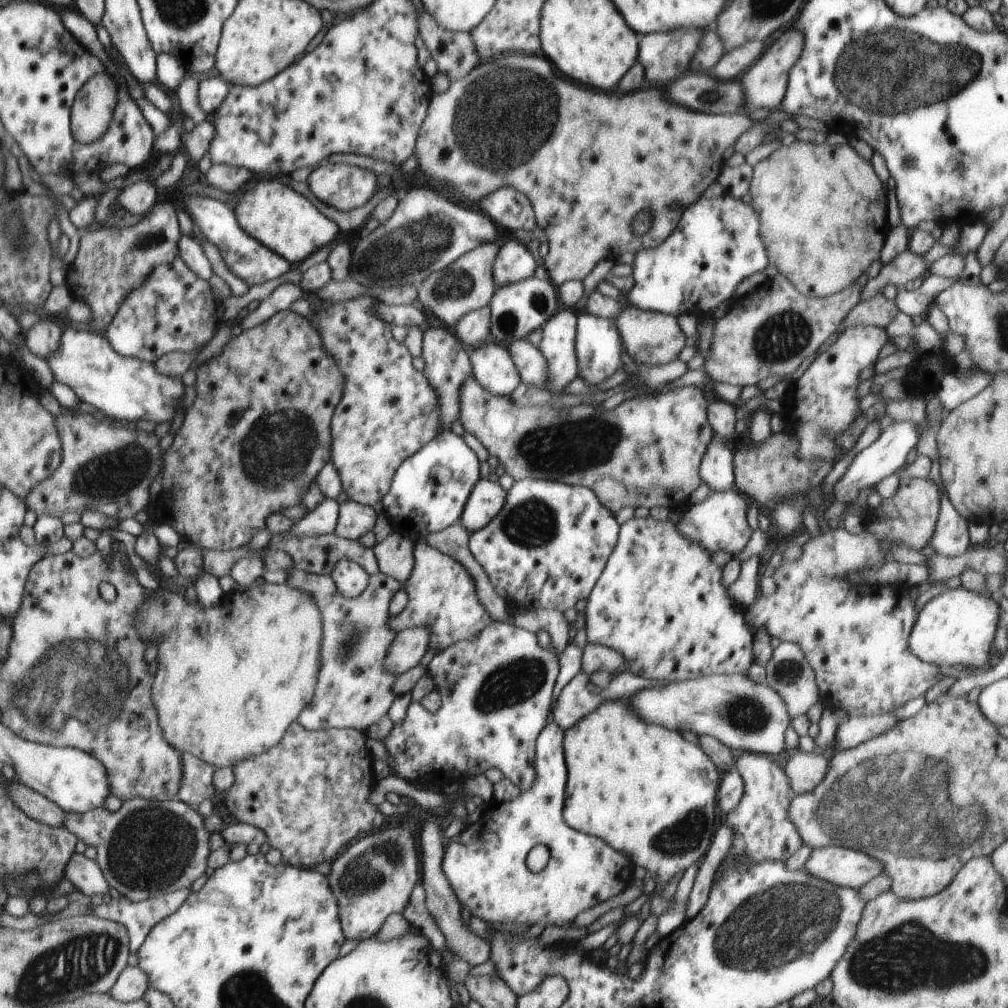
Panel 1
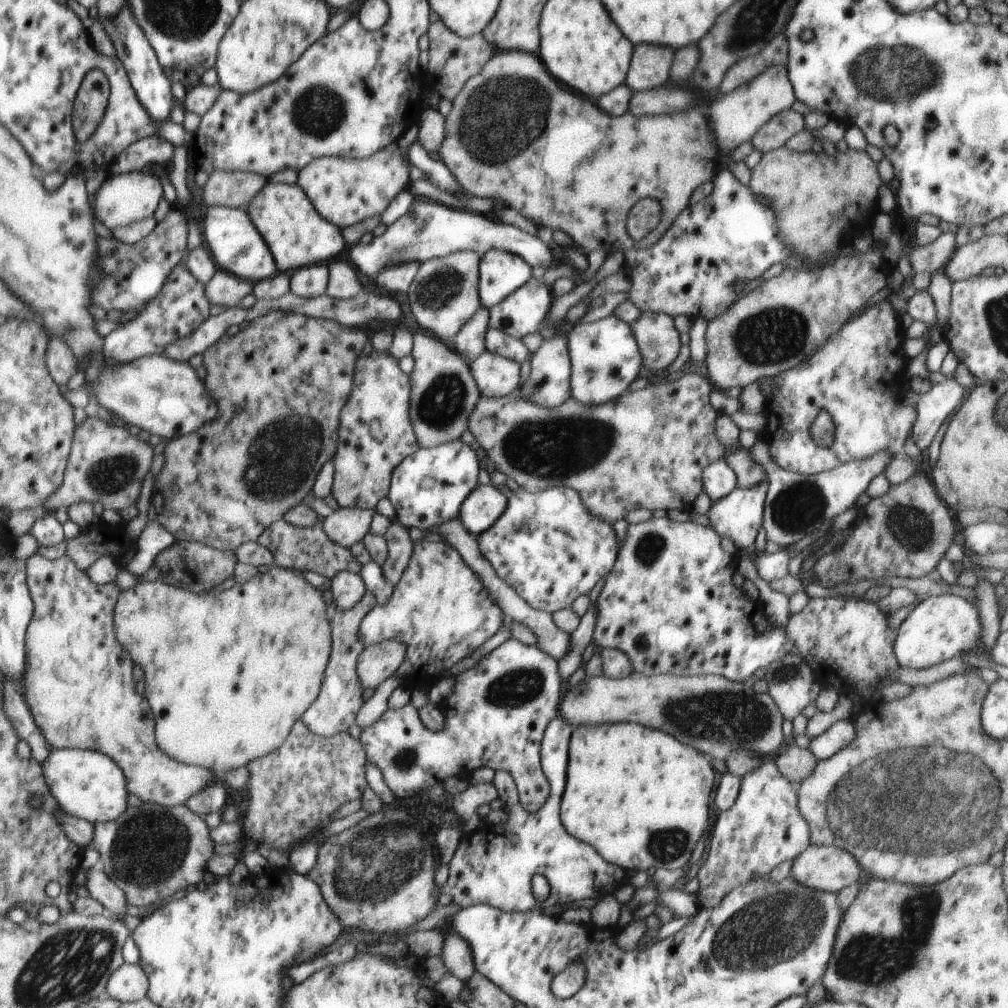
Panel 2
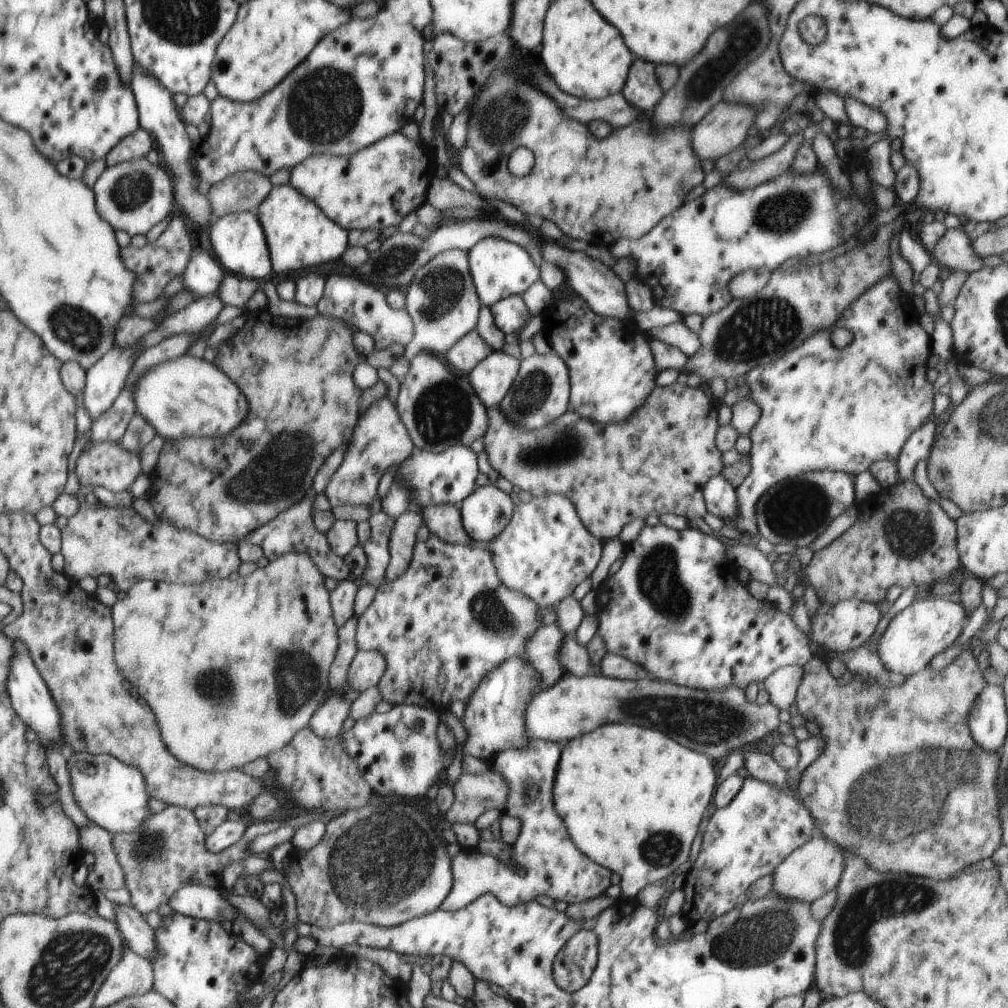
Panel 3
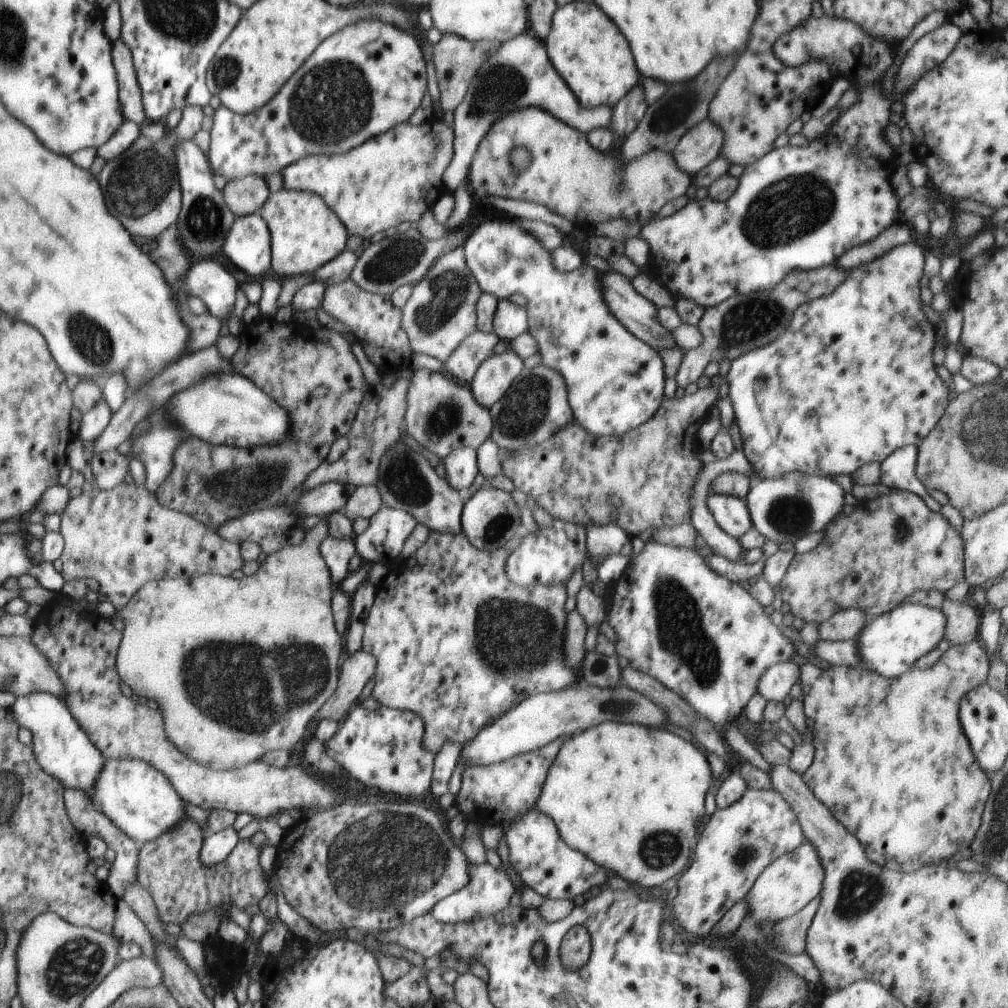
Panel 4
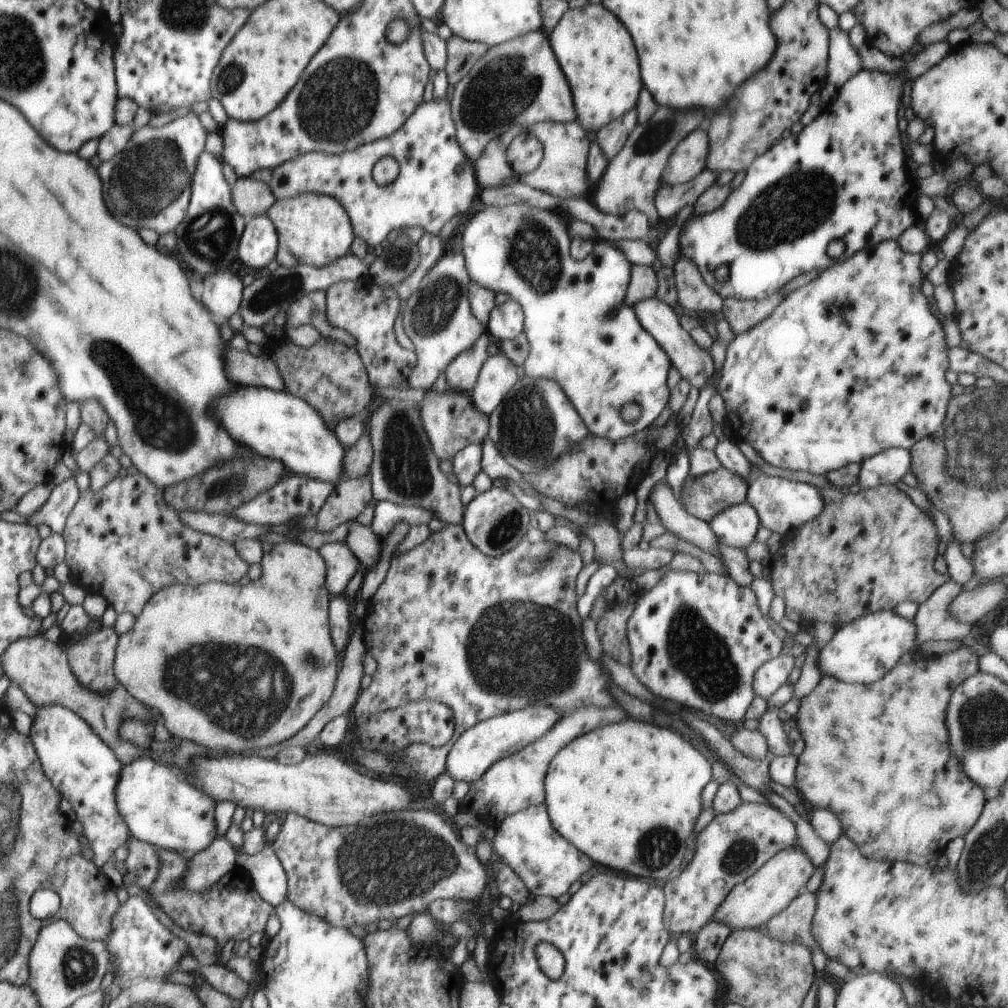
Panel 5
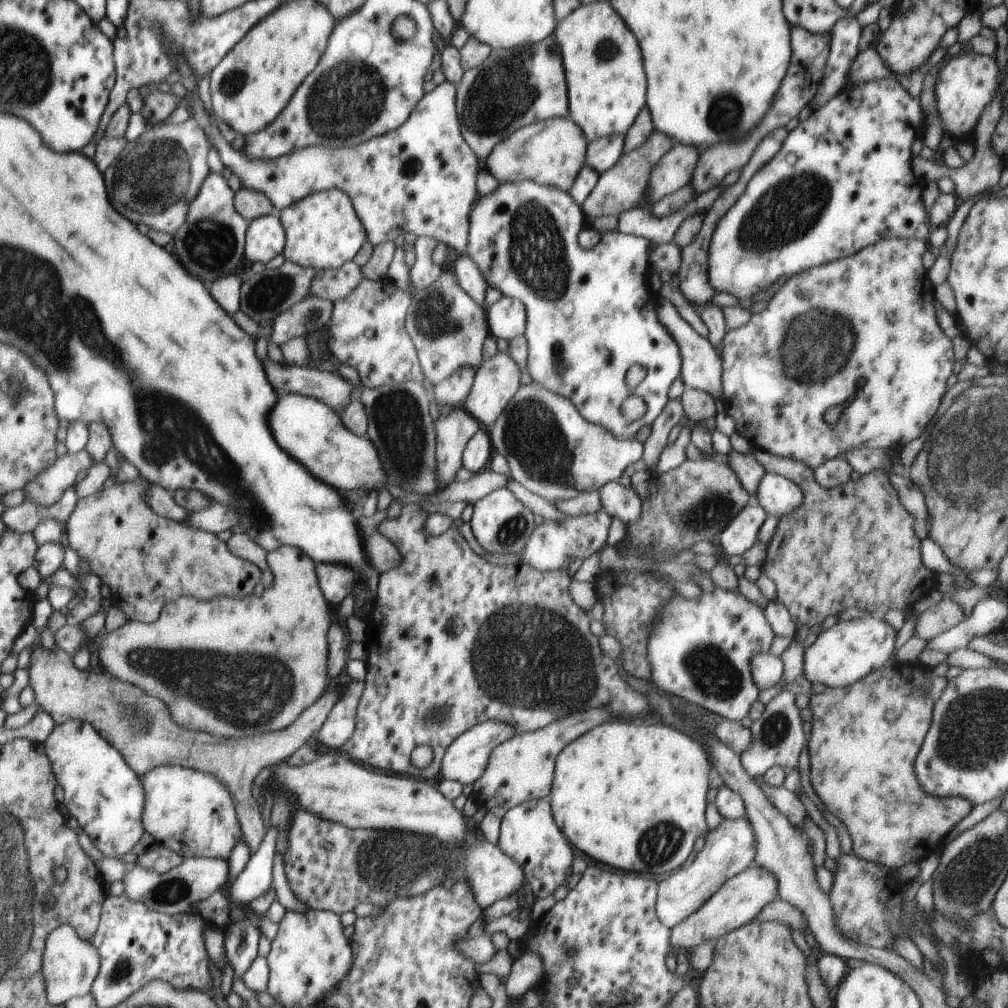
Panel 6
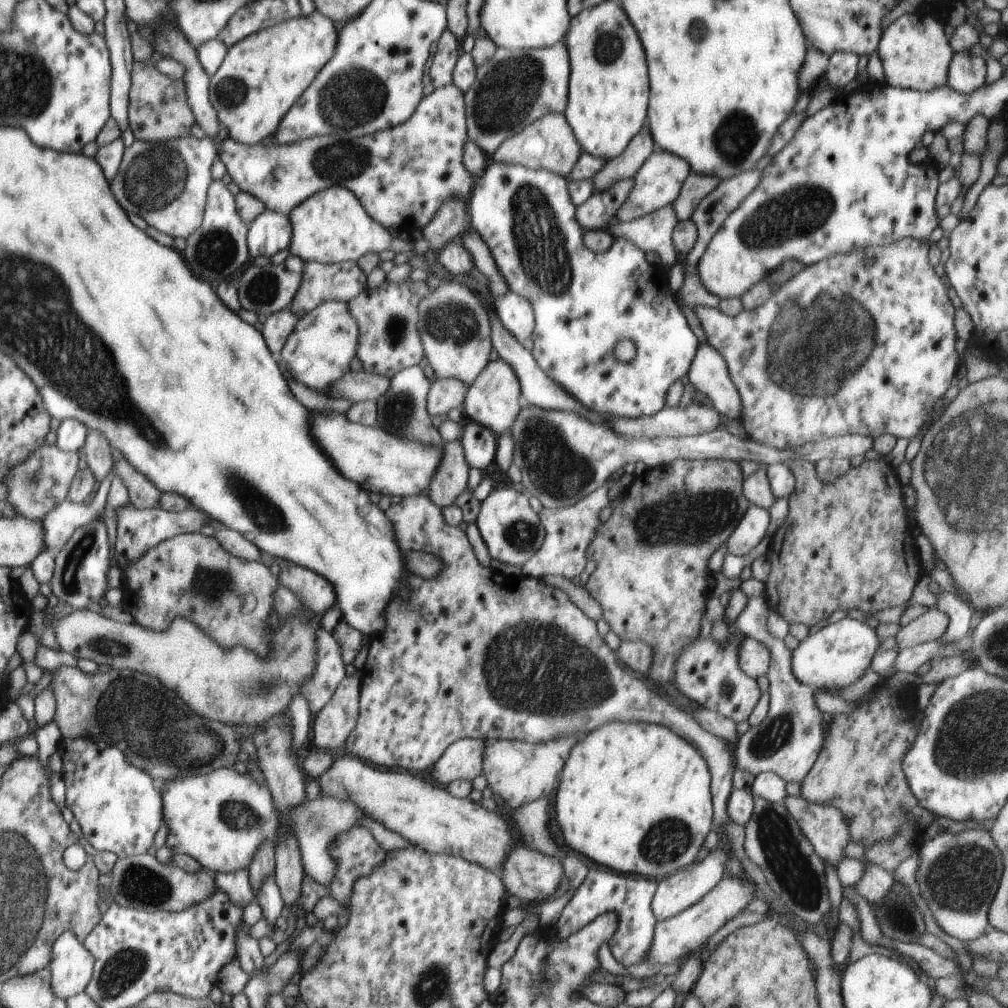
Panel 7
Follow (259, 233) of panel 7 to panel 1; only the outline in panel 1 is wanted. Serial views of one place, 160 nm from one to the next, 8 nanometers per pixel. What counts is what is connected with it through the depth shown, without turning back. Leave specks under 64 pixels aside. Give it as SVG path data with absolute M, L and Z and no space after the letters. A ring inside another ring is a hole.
M198 194L182 196L183 199L181 199L179 204L188 209L191 219L198 224L201 233L207 240L217 246L217 249L220 250L222 260L224 260L230 272L232 272L234 276L241 278L249 287L254 284L270 282L270 280L274 280L274 278L286 274L286 272L293 268L292 264L284 257L272 252L260 241L257 241L248 233L245 233L244 229L240 228L233 207L230 205L214 198L198 196Z

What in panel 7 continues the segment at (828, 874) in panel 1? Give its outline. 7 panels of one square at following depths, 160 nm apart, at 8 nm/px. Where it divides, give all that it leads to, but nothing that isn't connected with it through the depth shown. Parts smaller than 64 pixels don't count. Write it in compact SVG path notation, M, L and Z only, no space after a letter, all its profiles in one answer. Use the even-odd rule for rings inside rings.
M726 876L715 888L712 888L708 895L705 895L699 902L686 908L673 918L658 921L652 938L652 946L646 950L644 961L650 965L677 964L678 959L688 956L690 952L698 950L700 946L708 943L711 936L714 936L722 926L736 918L740 912L754 900L757 887L748 880Z

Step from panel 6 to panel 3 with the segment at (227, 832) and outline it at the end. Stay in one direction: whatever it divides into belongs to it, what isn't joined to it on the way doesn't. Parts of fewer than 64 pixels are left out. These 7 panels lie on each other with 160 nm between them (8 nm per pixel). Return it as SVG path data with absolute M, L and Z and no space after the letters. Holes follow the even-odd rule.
M71 751L66 758L72 794L90 823L109 833L127 833L143 826L151 813L147 785L140 769L120 762L114 756Z

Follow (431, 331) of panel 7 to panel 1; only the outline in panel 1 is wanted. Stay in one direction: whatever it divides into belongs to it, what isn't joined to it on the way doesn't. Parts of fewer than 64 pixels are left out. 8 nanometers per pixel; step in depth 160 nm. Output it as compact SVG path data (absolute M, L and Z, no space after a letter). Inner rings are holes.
M500 241L484 242L463 254L445 269L429 274L422 284L418 284L419 295L416 304L432 312L447 328L452 327L454 330L456 324L468 312L489 306L497 289L493 279L493 264L501 248Z

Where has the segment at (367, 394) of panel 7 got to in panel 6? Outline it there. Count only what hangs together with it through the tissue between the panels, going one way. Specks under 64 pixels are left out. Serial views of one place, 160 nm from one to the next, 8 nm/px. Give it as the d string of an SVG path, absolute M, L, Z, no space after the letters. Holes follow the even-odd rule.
M264 360L264 370L272 388L278 394L305 395L324 402L333 410L339 406L344 409L354 400L358 389L349 380L342 378L338 372L304 368L296 364L278 364Z

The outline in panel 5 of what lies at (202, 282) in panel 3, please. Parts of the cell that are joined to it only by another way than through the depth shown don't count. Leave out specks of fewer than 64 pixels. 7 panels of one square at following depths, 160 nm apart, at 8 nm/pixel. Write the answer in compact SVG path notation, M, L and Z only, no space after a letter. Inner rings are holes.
M220 270L204 277L202 304L208 308L208 312L228 320L239 312L243 291L243 282L238 276L234 276L230 270Z

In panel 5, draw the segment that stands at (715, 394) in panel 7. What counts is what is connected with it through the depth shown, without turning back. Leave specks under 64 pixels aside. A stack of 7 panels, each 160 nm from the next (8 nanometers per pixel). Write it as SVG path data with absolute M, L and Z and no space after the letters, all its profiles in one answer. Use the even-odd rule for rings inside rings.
M656 296L633 306L636 318L640 320L640 326L664 348L664 353L672 362L673 368L678 370L682 379L688 380L691 386L702 389L712 378L715 367L714 360L709 350L704 350L698 346L698 342L690 336L690 332L680 323L680 315L668 304L659 300Z

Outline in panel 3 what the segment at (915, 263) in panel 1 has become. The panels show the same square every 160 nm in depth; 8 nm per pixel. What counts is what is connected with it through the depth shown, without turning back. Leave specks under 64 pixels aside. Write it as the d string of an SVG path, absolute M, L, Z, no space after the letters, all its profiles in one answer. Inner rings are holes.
M961 225L956 229L947 230L930 254L934 262L940 264L940 266L945 266L950 271L963 270L969 273L979 271L985 267L984 261L979 256L976 256L971 245L972 241L963 232L962 227Z

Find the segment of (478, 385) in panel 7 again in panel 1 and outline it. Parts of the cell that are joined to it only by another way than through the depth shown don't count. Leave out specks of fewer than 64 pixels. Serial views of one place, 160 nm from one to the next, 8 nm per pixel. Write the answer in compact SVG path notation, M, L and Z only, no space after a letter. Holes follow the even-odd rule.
M491 339L475 348L471 355L473 377L478 384L496 396L510 397L521 382L505 343Z

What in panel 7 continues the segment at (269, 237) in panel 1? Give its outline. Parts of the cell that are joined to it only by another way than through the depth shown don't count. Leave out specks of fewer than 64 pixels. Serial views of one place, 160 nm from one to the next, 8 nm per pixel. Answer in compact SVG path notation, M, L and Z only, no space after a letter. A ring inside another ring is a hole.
M335 185L310 196L298 204L289 214L292 224L292 242L290 254L303 262L344 263L357 262L367 252L380 253L393 251L397 254L408 254L410 266L414 269L428 271L430 275L452 280L453 275L436 259L430 263L426 253L418 254L414 250L414 242L404 232L390 232L368 216L360 200L342 185Z

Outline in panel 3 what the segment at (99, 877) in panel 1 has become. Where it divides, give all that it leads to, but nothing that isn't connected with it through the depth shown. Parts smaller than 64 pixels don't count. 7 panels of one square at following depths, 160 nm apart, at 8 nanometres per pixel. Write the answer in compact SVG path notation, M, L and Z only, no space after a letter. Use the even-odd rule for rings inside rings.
M119 904L115 908L115 924L126 946L151 962L155 955L154 933L145 916L132 905Z

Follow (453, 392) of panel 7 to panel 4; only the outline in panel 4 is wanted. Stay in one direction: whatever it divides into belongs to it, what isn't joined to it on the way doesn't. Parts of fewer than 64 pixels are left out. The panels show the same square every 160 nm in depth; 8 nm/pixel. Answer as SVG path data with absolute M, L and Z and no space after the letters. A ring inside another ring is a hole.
M476 329L471 332L459 345L454 352L443 362L442 371L459 382L470 384L478 367L494 352L494 346L500 342L499 336L492 332L485 332Z

